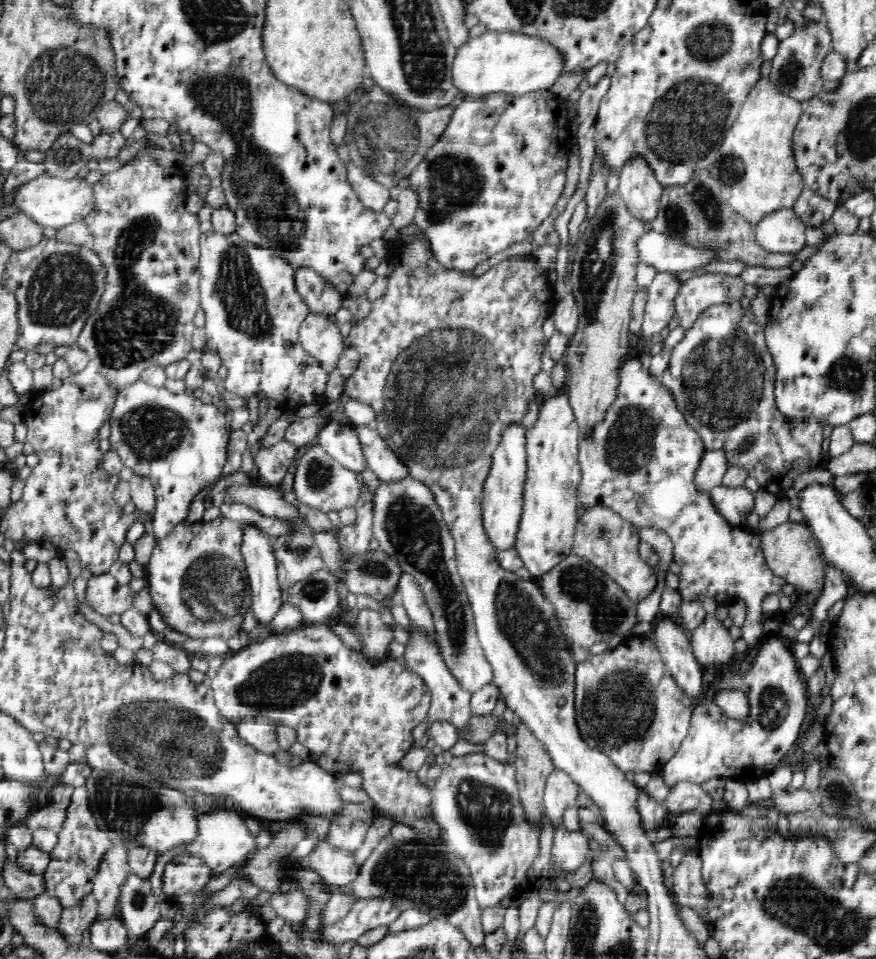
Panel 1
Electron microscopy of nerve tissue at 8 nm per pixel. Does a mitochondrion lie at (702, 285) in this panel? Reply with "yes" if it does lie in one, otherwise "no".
no

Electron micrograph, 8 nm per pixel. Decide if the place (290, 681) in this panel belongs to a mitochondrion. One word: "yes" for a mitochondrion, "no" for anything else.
yes

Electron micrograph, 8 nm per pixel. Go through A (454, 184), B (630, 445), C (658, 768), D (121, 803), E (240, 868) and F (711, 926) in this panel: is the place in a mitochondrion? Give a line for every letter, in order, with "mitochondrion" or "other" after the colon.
A: mitochondrion
B: mitochondrion
C: other
D: mitochondrion
E: other
F: other

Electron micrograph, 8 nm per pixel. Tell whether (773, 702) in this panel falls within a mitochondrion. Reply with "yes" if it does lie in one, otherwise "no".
yes

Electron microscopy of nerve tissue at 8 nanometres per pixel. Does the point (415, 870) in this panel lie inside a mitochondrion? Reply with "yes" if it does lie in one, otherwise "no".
yes

